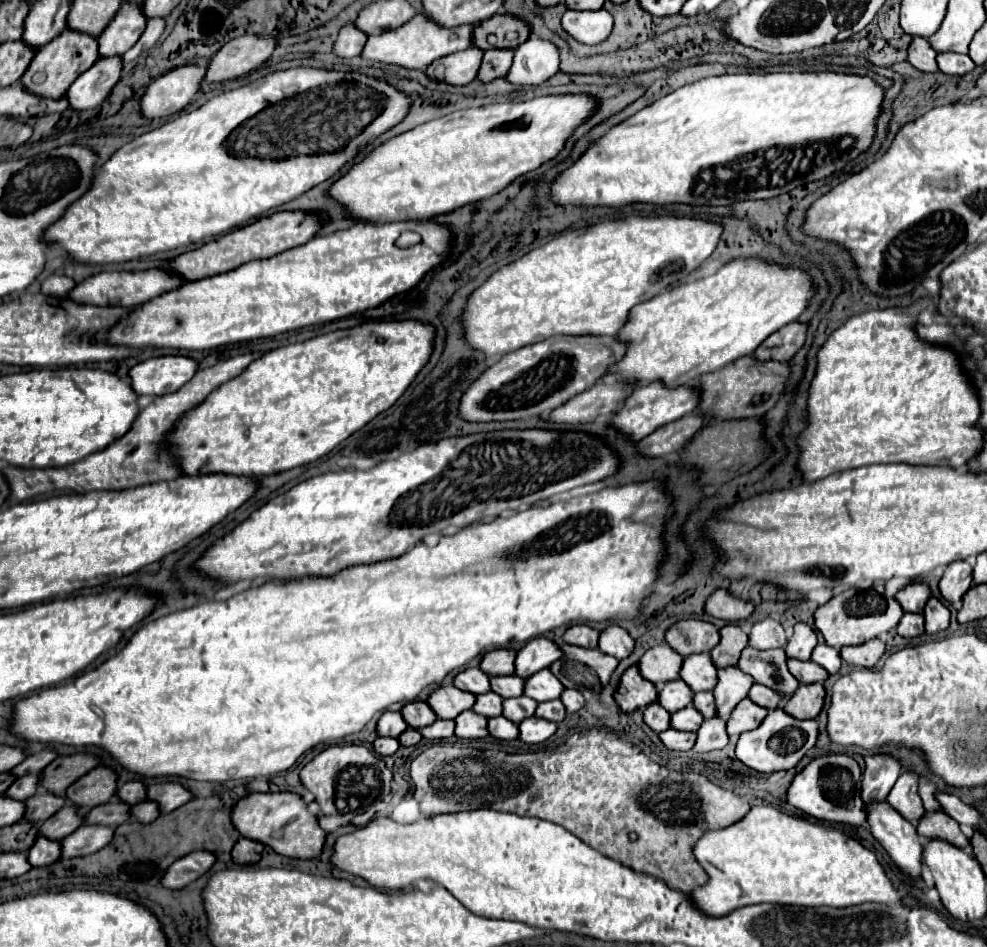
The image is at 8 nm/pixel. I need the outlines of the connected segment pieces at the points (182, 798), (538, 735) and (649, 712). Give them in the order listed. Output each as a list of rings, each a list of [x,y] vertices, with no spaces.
[[[155,784],[147,788],[147,800],[157,802],[157,806],[161,808],[161,814],[169,814],[175,808],[179,808],[181,804],[185,804],[187,800],[191,800],[191,792],[187,792],[181,784]]]
[[[531,716],[519,724],[519,740],[525,744],[539,744],[545,742],[551,734],[555,734],[557,724]]]
[[[657,702],[649,704],[649,706],[643,710],[645,724],[647,724],[653,732],[663,732],[663,730],[667,730],[667,728],[669,728],[669,716],[671,716],[671,714],[669,714],[661,704],[657,704]]]

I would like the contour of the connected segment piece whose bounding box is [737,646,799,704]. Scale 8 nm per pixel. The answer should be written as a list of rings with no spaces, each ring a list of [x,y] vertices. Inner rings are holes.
[[[745,648],[739,664],[737,664],[745,674],[753,676],[755,682],[779,692],[783,696],[783,704],[795,694],[799,688],[799,680],[787,670],[787,656],[785,650],[775,648],[775,650],[755,650],[755,648]]]

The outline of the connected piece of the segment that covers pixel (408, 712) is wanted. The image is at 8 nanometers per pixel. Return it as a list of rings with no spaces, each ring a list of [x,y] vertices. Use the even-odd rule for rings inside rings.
[[[409,702],[409,704],[405,704],[405,706],[401,708],[401,716],[403,716],[405,722],[407,722],[411,728],[415,728],[415,730],[425,728],[427,724],[431,724],[431,722],[437,720],[435,712],[429,708],[427,702]]]

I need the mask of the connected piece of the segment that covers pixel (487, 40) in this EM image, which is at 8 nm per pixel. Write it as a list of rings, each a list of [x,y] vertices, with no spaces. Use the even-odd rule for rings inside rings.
[[[495,14],[473,30],[473,46],[481,50],[513,50],[529,38],[529,26],[509,14]]]

